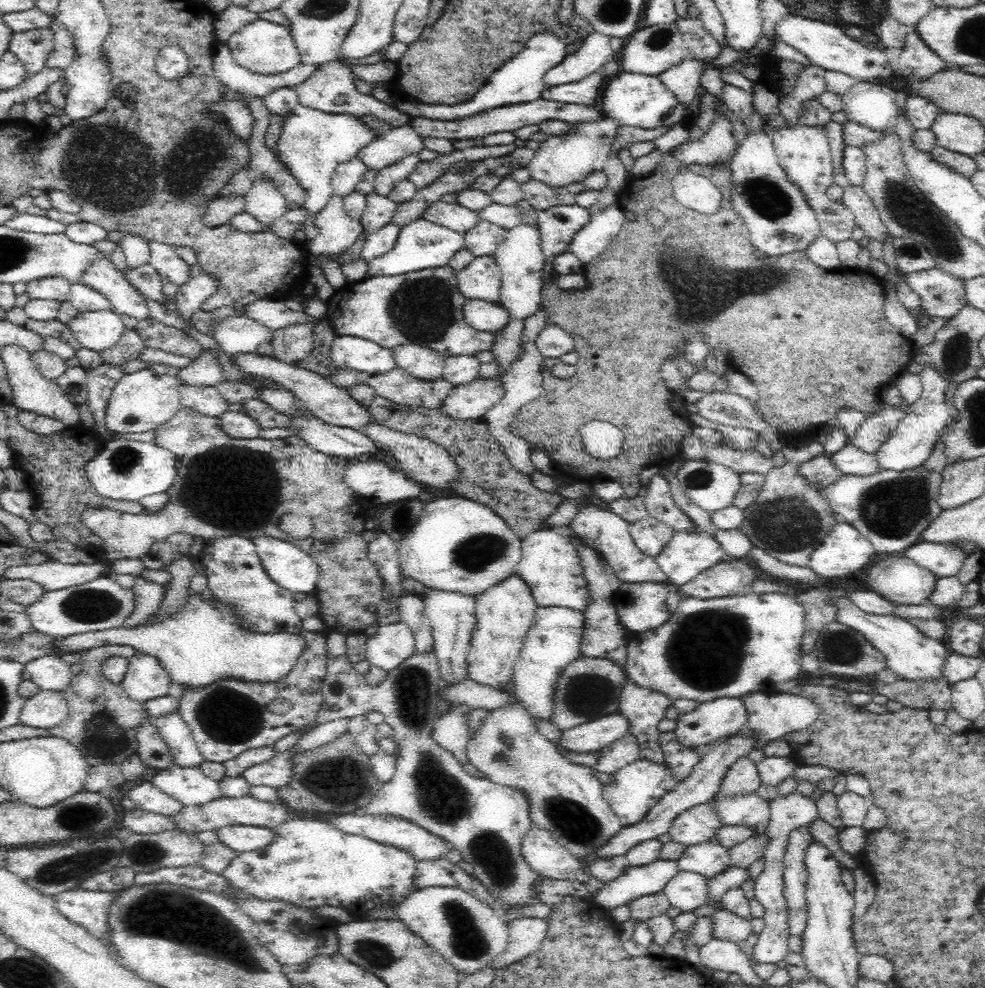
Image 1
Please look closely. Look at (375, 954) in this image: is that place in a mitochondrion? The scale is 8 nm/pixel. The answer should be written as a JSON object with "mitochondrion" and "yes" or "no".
{"mitochondrion":"yes"}

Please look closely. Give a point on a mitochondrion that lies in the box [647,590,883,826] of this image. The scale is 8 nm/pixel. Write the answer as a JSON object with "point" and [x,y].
{"point":[705,650]}

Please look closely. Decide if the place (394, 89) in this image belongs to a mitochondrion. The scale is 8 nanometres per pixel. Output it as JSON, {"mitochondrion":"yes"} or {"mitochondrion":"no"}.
{"mitochondrion":"no"}

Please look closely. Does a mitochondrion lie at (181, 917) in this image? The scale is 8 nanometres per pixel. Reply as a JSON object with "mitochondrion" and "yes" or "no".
{"mitochondrion":"yes"}

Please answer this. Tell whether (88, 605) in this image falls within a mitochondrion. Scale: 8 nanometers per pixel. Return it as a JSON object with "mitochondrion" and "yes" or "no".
{"mitochondrion":"yes"}

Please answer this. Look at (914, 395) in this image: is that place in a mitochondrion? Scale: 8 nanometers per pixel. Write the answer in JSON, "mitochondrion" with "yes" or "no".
{"mitochondrion":"no"}

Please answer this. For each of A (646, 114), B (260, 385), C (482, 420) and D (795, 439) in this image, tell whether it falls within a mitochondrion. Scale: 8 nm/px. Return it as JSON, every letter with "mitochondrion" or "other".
{"A":"other","B":"other","C":"other","D":"other"}

